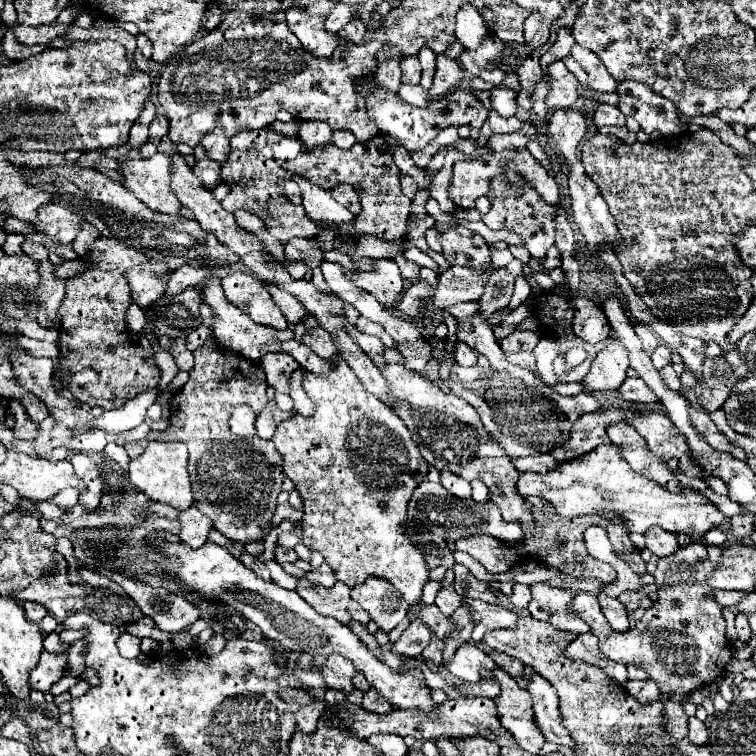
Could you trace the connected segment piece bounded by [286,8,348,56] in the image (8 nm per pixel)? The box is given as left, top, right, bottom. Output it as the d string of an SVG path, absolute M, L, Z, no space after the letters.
M288 8L286 22L302 48L314 56L332 56L338 48L344 52L348 46L338 34L328 34L324 28L324 16L310 16L308 12L300 12L300 8Z

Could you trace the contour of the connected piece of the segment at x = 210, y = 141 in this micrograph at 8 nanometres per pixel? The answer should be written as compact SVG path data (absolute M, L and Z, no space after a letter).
M216 124L216 128L210 134L206 134L200 144L206 148L206 152L212 160L216 160L216 162L226 160L226 156L228 156L228 138L224 134L224 128L220 128L220 124Z

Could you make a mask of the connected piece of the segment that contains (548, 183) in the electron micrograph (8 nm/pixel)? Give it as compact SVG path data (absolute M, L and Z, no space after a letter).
M516 148L516 150L503 150L502 152L490 152L482 156L479 160L468 160L468 162L456 162L454 170L452 170L452 184L450 184L450 200L458 206L458 208L472 208L476 198L488 194L490 190L490 180L500 176L500 174L508 174L510 170L514 170L518 176L522 176L528 184L532 184L540 196L546 202L557 204L559 202L559 187L556 180L546 174L546 170L536 162L536 158L526 150L526 148Z

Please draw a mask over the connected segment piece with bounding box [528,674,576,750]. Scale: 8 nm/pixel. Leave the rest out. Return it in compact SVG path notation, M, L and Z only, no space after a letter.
M536 674L528 682L528 692L532 696L536 728L540 728L540 732L544 734L544 738L548 742L568 746L568 748L574 750L576 742L572 740L568 728L564 728L564 724L562 724L562 716L560 716L560 710L558 710L560 708L558 706L558 694L552 688L552 684Z

